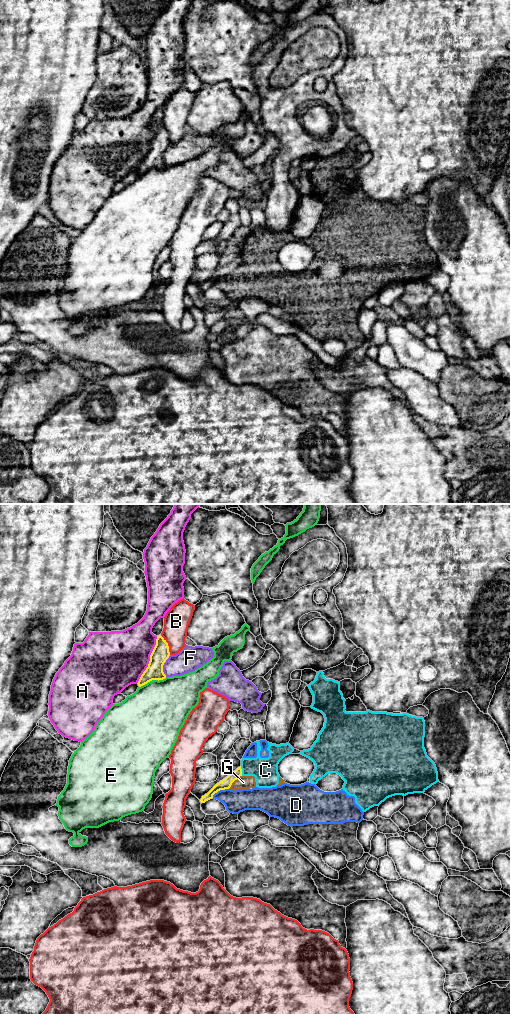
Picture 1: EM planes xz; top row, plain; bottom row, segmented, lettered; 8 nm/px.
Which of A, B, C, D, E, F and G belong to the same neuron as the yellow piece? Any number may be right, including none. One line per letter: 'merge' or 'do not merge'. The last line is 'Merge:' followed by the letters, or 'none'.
A: do not merge
B: do not merge
C: do not merge
D: do not merge
E: do not merge
F: do not merge
G: do not merge
Merge: none

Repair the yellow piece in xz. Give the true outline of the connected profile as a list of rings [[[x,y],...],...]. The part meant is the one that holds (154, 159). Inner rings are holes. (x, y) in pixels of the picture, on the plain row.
[[[157,124],[156,133],[150,143],[148,155],[141,163],[138,174],[141,175],[152,168],[163,168],[166,163],[163,160],[163,153],[169,146],[169,134],[166,128],[161,124]]]

